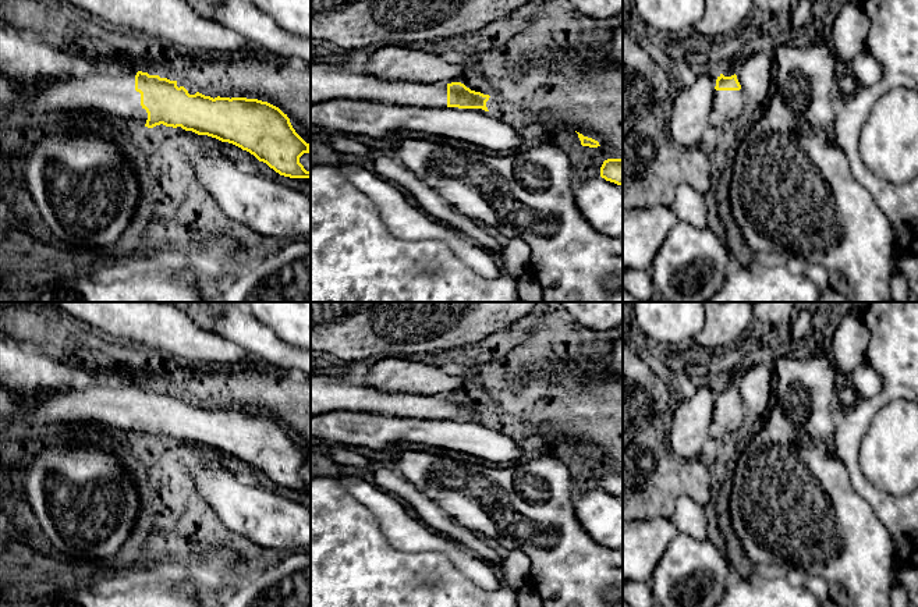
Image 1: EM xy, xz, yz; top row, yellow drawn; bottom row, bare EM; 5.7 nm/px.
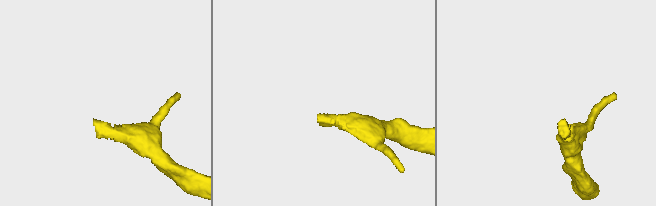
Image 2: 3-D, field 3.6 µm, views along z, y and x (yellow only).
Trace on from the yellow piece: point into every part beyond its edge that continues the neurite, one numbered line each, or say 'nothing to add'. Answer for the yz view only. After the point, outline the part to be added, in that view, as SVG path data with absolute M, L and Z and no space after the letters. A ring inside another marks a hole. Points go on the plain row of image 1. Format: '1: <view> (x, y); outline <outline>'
1: yz (730, 419); outline M742 401L740 402L716 402L713 408L712 430L716 437L730 439L741 436L748 426L749 416Z

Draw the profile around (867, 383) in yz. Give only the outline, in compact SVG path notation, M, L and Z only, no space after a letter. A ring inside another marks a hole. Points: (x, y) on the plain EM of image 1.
M864 361L848 377L850 386L857 391L859 400L878 395L883 390L883 380L875 369Z

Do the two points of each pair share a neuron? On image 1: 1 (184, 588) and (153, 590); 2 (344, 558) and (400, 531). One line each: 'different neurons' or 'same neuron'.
1: same neuron
2: different neurons

